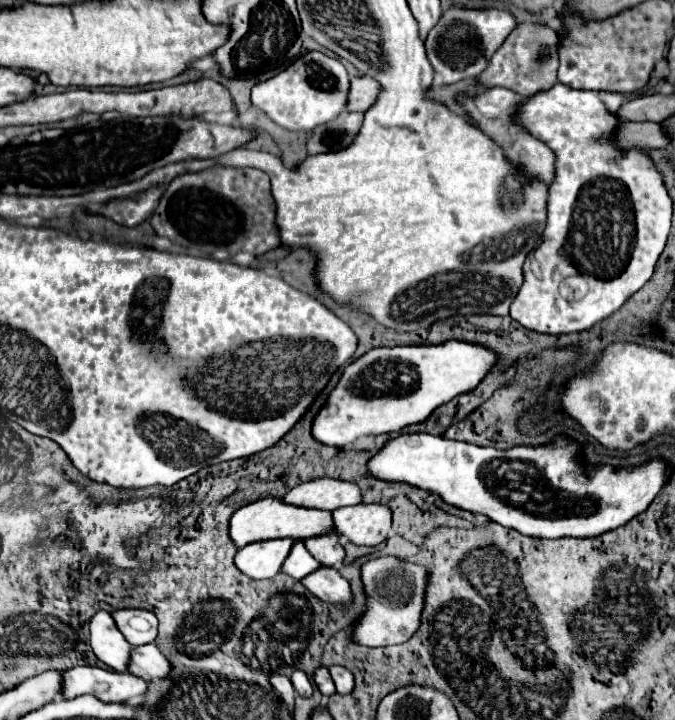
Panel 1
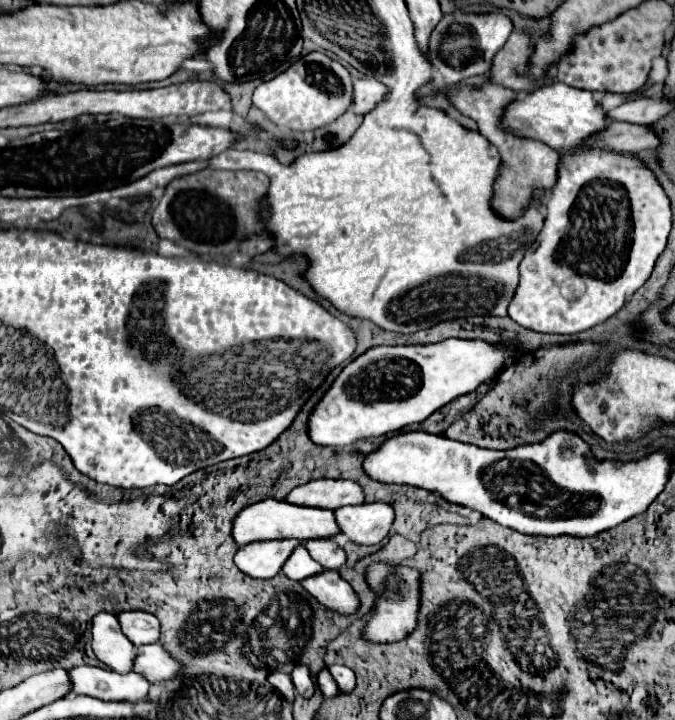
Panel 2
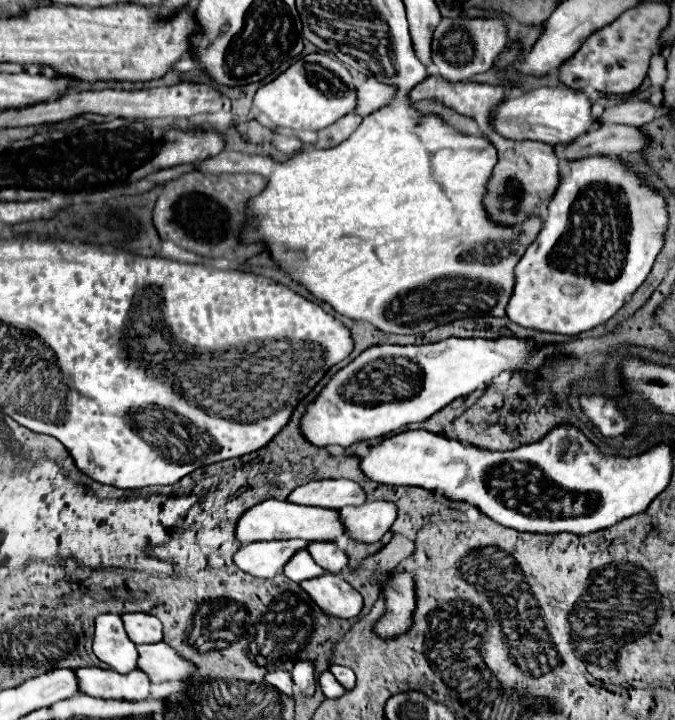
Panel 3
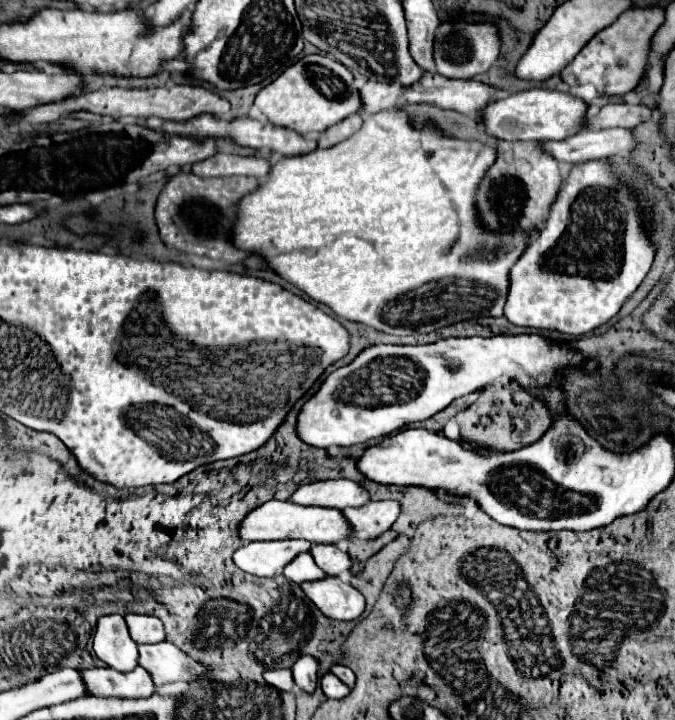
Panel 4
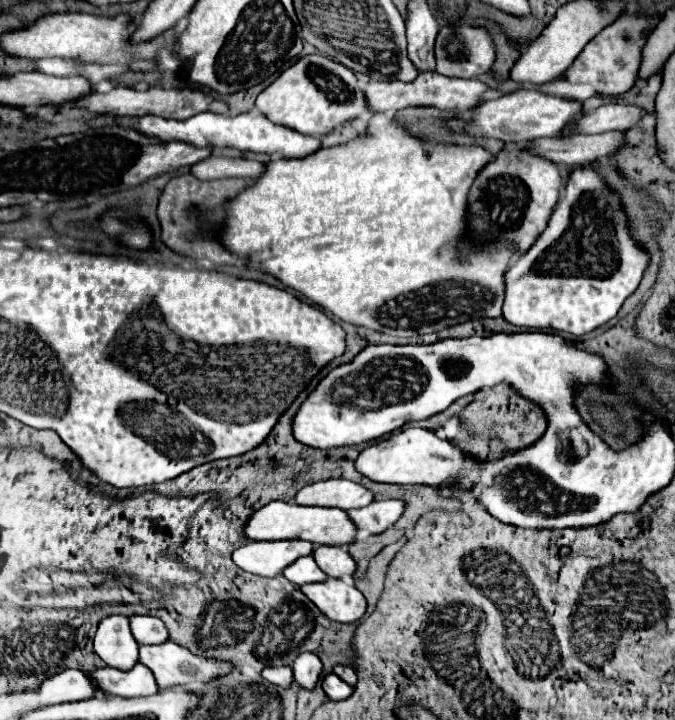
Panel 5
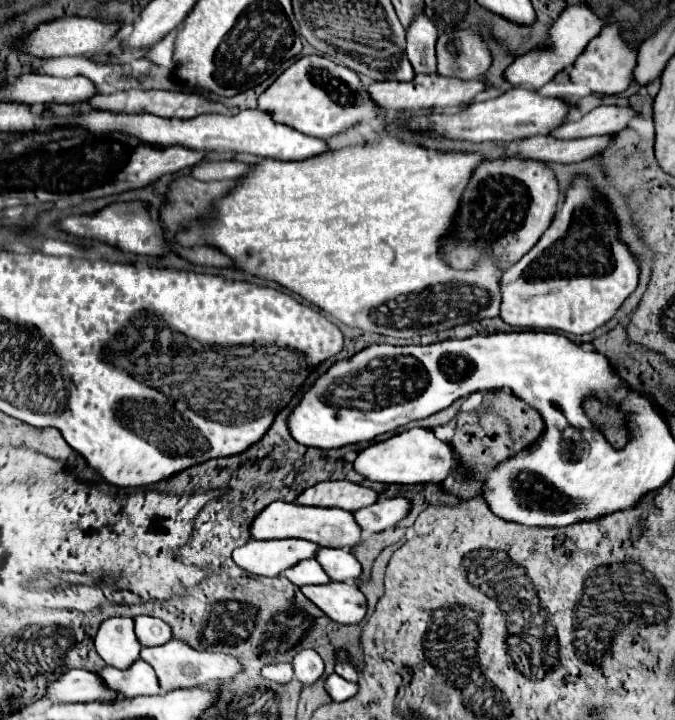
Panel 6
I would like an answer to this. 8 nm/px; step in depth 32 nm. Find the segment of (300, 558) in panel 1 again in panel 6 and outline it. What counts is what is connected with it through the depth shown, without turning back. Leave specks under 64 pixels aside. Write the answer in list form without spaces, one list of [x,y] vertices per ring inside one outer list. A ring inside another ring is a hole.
[[[314,558],[308,560],[300,560],[298,564],[294,564],[292,568],[288,568],[284,572],[284,576],[296,584],[296,586],[304,586],[304,584],[326,584],[330,578],[328,574],[320,568],[320,564],[316,564]]]

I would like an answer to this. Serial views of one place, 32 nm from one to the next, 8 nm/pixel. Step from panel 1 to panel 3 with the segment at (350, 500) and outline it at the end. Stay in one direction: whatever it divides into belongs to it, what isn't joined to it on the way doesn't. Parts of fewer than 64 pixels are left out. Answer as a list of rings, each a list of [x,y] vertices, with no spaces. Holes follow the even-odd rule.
[[[314,480],[304,486],[298,486],[290,492],[288,502],[302,506],[320,506],[330,510],[340,510],[344,506],[360,506],[364,504],[366,494],[360,484],[352,480]],[[318,502],[318,504],[310,504]]]

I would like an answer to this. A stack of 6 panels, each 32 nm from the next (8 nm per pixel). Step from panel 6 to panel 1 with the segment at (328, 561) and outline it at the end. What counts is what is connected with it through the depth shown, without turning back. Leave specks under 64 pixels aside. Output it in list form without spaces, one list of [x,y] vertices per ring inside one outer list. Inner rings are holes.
[[[326,532],[322,536],[312,536],[304,540],[308,552],[324,566],[340,566],[344,560],[344,548],[338,542],[336,532]]]

